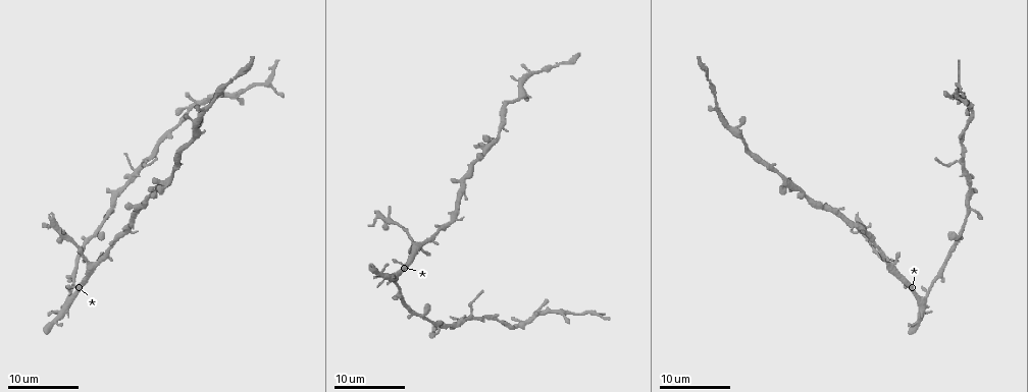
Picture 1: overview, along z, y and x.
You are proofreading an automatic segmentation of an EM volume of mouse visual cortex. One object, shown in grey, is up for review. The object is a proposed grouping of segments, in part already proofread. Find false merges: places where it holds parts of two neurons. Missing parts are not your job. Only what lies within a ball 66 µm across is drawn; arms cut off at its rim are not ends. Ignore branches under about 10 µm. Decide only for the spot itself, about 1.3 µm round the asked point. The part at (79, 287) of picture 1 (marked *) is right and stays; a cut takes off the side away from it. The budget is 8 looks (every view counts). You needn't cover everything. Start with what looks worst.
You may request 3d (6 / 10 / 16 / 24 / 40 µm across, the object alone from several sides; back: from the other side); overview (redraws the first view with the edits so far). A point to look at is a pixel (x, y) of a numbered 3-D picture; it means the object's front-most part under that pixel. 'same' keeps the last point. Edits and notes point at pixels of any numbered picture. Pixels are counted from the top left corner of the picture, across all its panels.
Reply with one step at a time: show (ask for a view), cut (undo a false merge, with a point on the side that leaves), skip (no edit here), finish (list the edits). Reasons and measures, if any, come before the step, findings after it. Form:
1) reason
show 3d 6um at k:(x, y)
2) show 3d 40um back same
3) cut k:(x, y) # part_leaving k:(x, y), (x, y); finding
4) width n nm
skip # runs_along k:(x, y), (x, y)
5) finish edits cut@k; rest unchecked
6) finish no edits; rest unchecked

small branch off a trunk
show 3d 10um at 1:(420, 243)

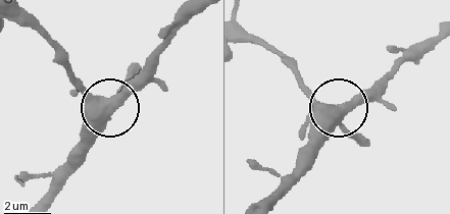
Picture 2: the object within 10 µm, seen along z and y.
width 490 nm
skip # runs_along 2:(286, 185), (299, 153), (335, 108), (288, 67); continuous, no second neuron

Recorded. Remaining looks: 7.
calibre changes
show 3d 10um at 1:(519, 95)

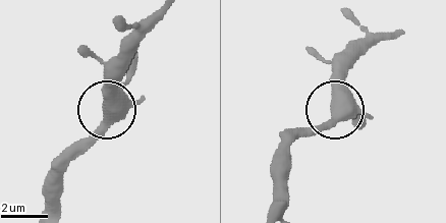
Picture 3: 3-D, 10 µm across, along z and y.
show 3d 6um at 3:(337, 116)

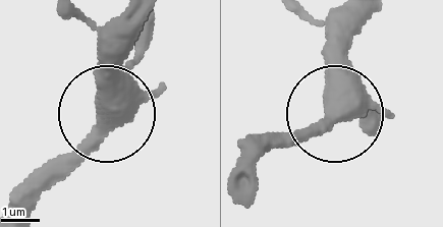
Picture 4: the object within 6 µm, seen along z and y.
skip # one neuron here

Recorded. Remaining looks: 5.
sudden change in width
show 3d 16um at 1:(168, 179)

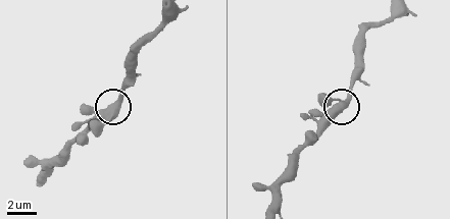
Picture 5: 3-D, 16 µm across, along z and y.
width 520 nm
skip # runs_along 5:(274, 203), (277, 184), (287, 166), (339, 111), (356, 79); one neuron here

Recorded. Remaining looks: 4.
side arm on a straight run
show 3d 10um at 1:(928, 290)

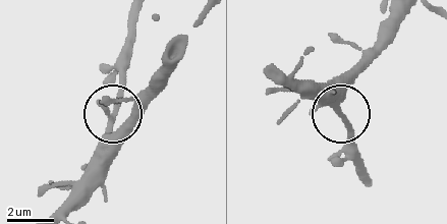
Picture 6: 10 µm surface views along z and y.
arms 3
skip # all the same neuron

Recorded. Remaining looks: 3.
finish no edits; rest unchecked

